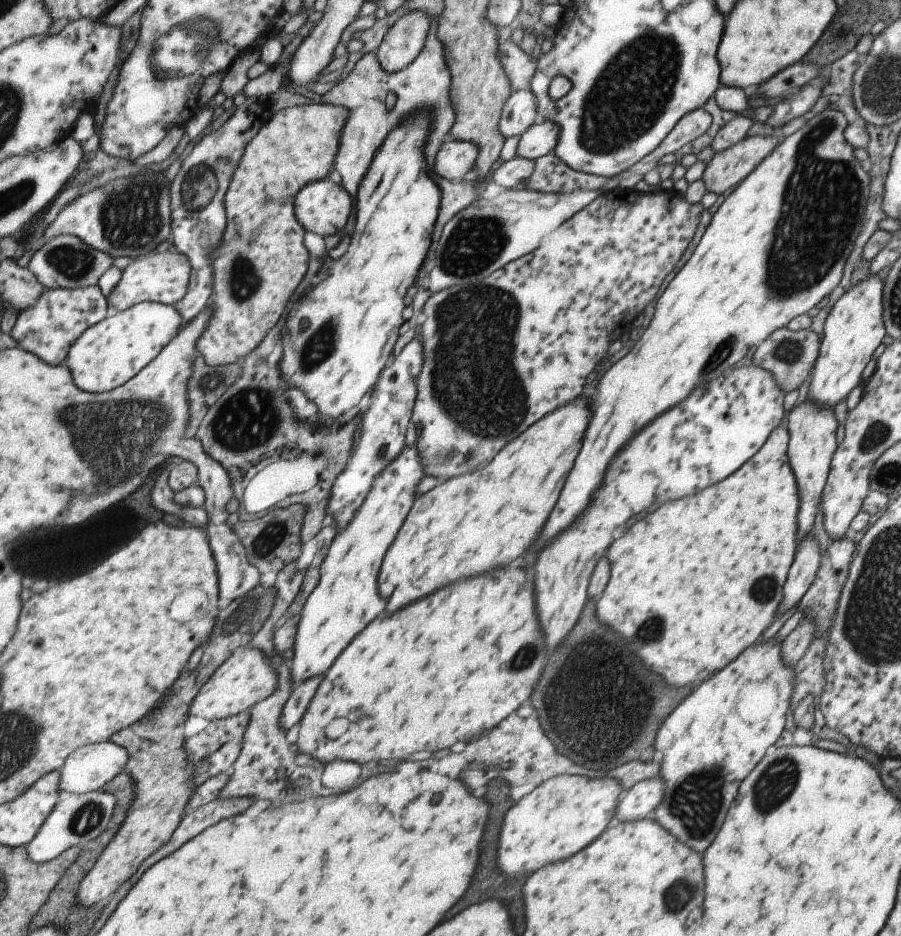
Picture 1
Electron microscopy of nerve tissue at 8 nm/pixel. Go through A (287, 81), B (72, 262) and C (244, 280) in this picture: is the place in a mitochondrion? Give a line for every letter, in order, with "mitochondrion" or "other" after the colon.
A: other
B: mitochondrion
C: mitochondrion

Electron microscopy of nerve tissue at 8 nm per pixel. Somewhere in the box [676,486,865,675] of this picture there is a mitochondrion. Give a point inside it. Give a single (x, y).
(763, 589)

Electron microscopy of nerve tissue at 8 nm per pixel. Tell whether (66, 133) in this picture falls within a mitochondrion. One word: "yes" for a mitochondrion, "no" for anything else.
no

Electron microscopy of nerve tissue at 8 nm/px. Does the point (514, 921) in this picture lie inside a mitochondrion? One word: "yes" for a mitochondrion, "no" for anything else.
no

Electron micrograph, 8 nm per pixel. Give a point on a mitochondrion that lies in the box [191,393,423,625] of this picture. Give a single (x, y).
(271, 537)

